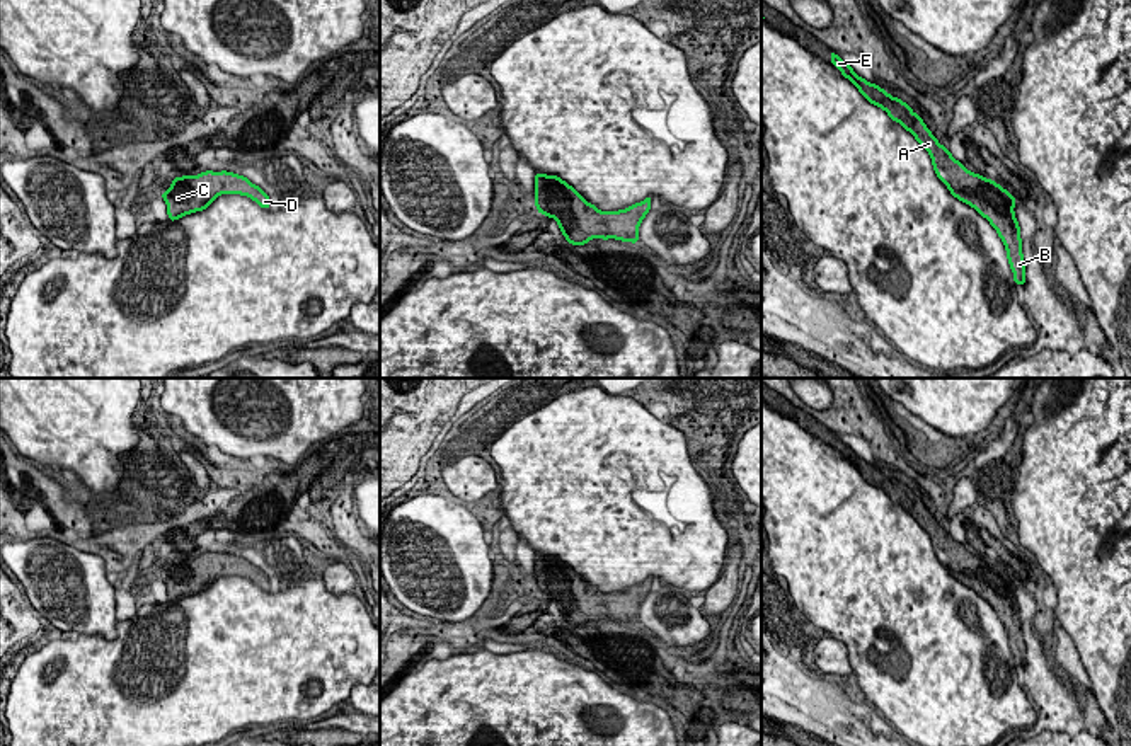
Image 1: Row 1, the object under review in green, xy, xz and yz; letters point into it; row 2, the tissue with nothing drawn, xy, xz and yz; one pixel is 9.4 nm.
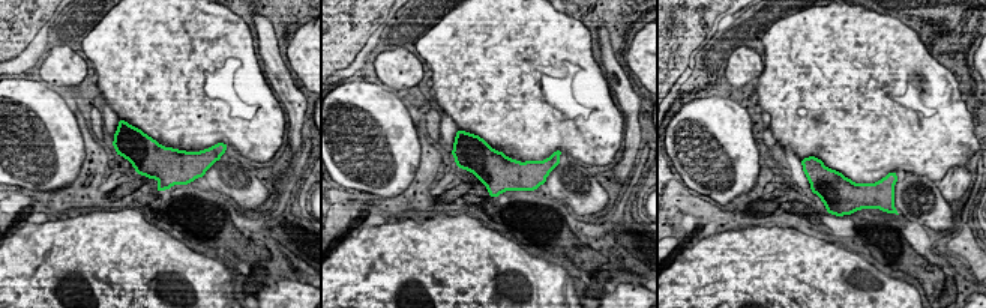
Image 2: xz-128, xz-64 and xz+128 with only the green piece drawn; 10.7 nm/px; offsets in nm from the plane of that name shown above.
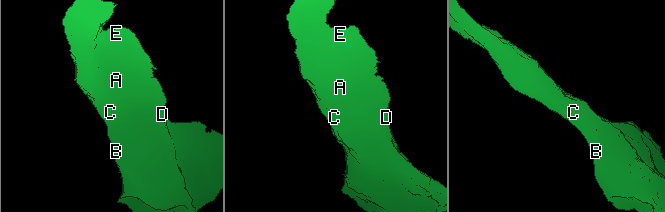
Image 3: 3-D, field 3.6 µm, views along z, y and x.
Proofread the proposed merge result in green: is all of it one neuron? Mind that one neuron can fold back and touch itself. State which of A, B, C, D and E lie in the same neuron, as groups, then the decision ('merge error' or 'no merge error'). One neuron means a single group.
A B C D E; no merge error

